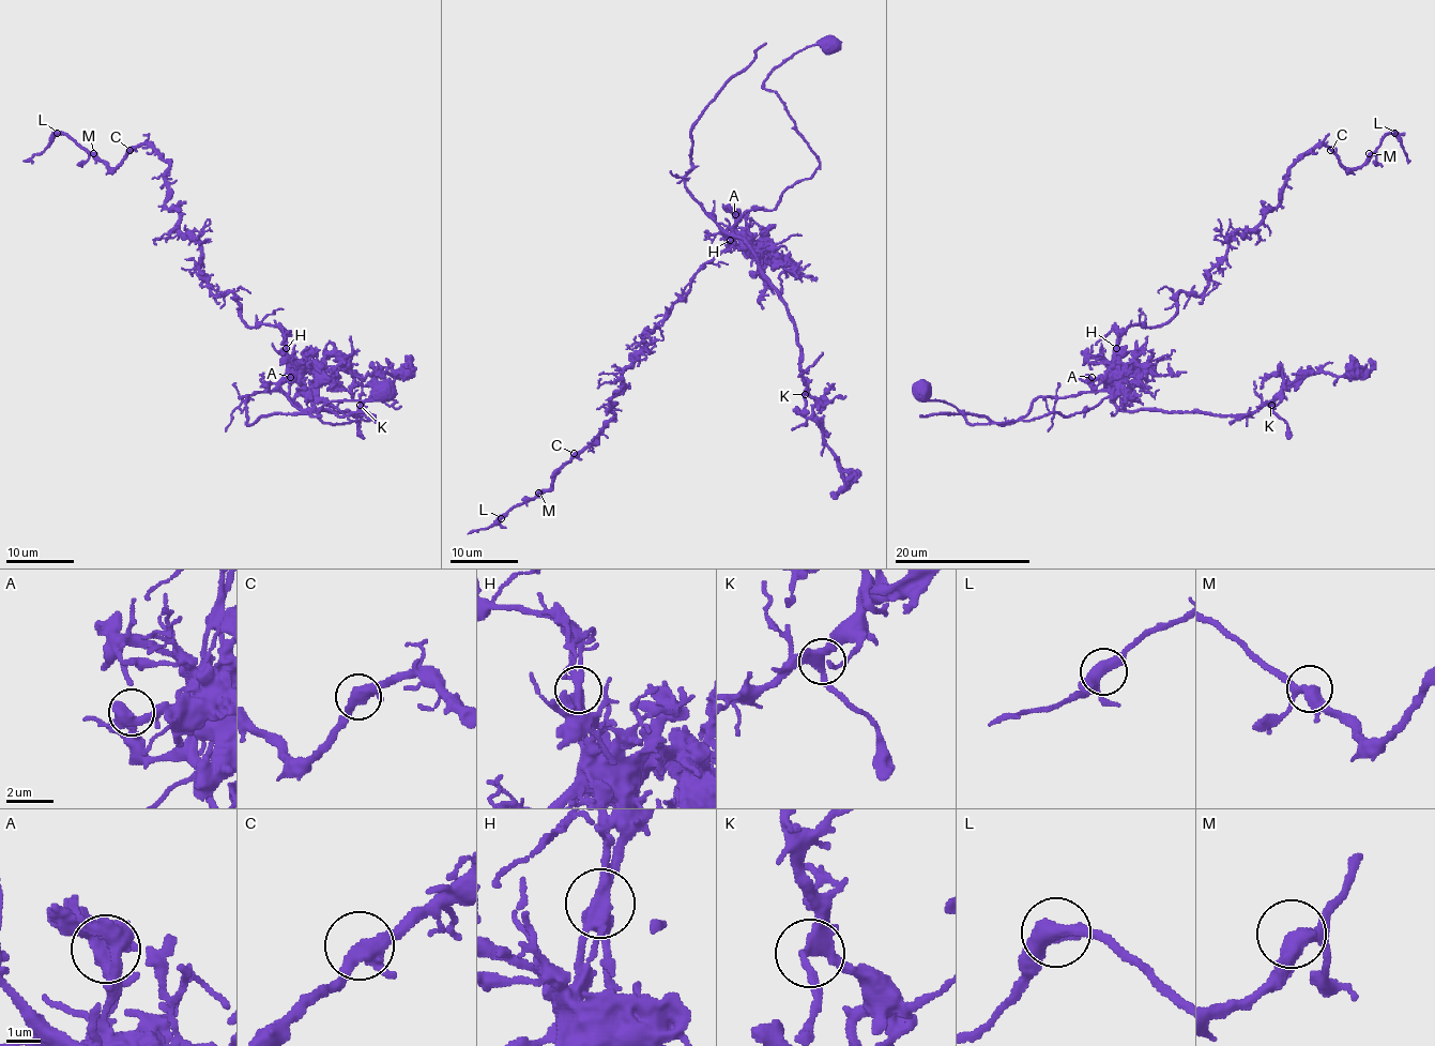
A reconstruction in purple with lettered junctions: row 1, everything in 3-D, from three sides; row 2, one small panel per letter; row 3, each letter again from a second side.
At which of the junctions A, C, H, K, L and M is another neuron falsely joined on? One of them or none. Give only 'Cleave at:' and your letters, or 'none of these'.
Cleave at: H

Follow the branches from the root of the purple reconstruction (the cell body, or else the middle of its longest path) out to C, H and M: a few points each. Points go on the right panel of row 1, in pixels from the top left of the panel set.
C: (1171, 318), (1176, 296), (1197, 296), (1229, 243), (1278, 205), (1287, 170), (1316, 147), (1330, 150)
H: (1171, 318), (1156, 327), (1132, 324), (1121, 335), (1116, 348)
M: (1171, 318), (1176, 296), (1197, 296), (1229, 243), (1278, 205), (1299, 158), (1325, 145), (1356, 168), (1369, 153)

